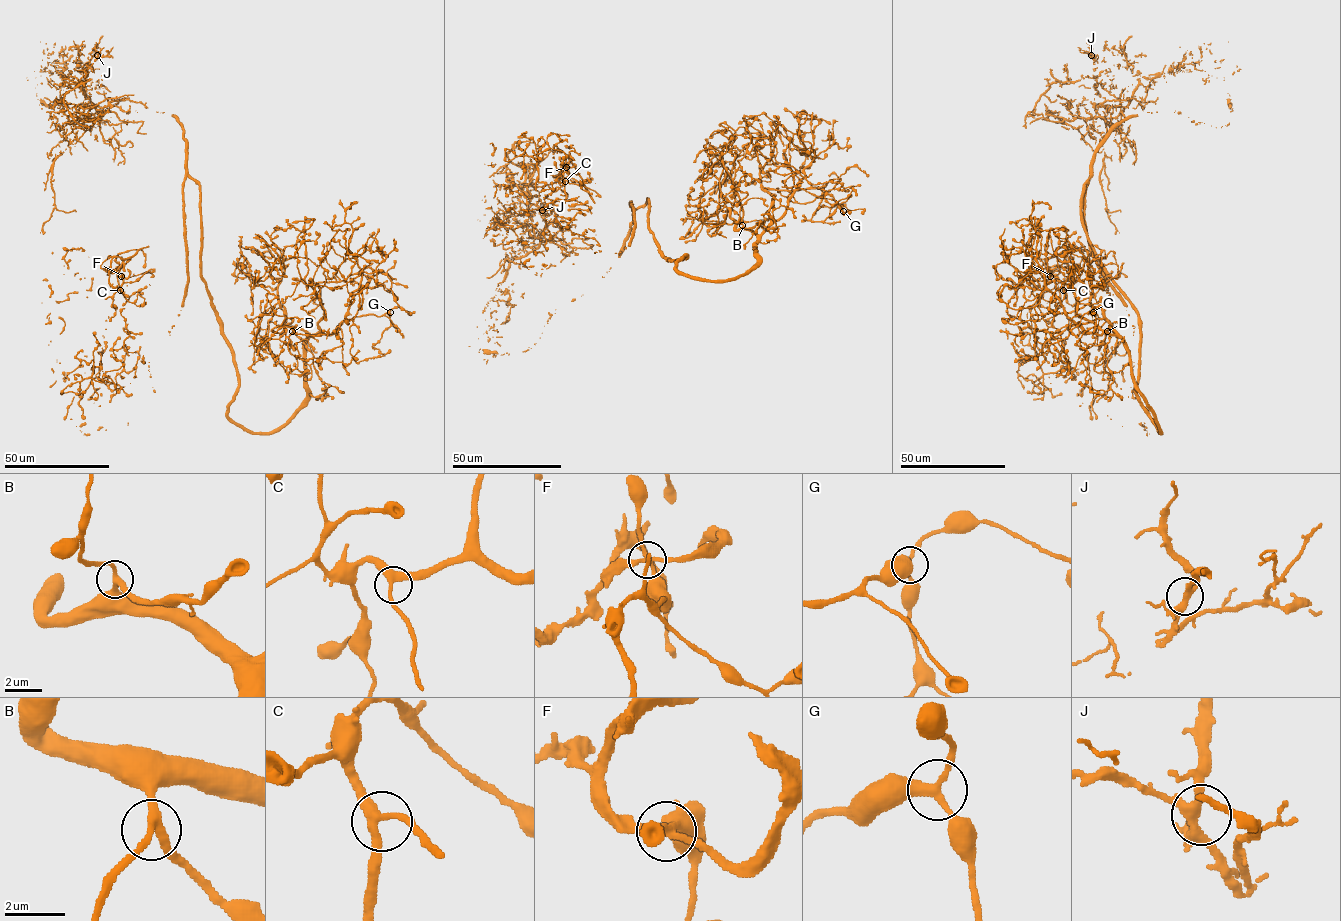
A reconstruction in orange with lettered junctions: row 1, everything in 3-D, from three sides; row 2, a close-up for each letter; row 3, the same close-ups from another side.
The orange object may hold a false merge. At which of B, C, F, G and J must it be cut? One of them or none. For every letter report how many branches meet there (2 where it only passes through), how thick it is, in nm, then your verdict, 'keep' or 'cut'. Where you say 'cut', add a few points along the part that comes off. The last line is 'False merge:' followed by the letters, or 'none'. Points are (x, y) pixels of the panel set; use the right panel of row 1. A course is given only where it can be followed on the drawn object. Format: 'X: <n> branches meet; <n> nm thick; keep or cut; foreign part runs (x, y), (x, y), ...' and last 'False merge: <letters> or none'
B: 3 branches meet; 260 nm thick; keep
C: 3 branches meet; 280 nm thick; keep
F: 4 branches meet; 240 nm thick; cut; foreign part runs (1051, 276), (1052, 270), (1044, 259), (1033, 257), (1028, 269), (1036, 285)
G: 3 branches meet; 260 nm thick; keep
J: 4 branches meet; 320 nm thick; keep
False merge: F

